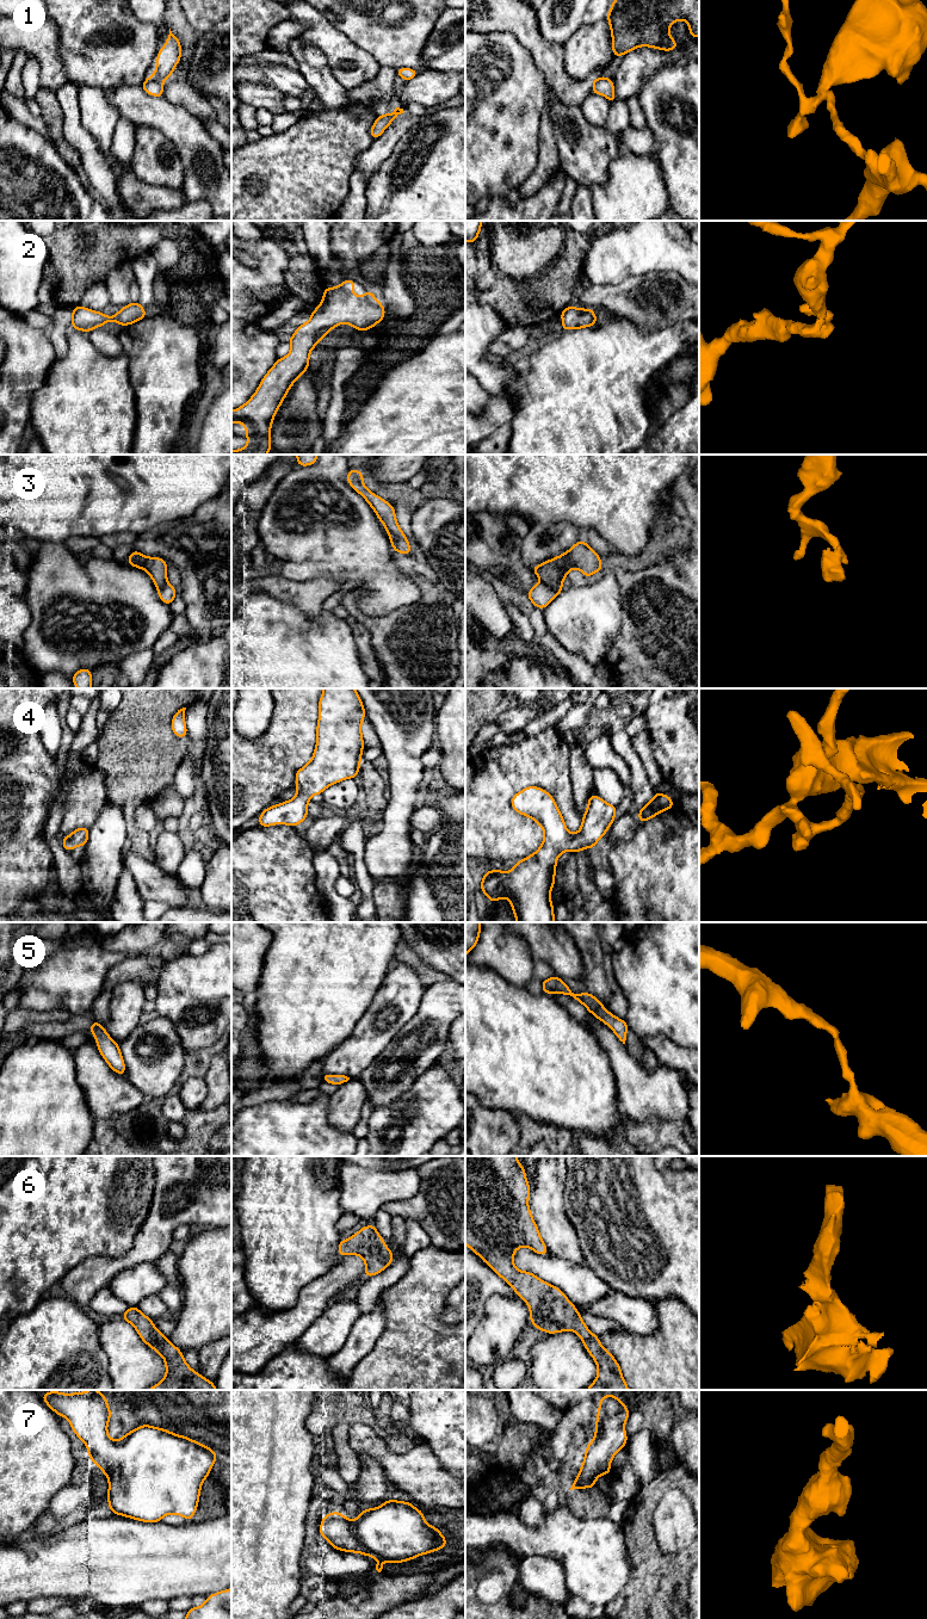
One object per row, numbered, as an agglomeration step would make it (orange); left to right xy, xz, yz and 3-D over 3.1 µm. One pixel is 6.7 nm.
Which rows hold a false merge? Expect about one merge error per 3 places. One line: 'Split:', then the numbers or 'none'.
Split: 1, 3

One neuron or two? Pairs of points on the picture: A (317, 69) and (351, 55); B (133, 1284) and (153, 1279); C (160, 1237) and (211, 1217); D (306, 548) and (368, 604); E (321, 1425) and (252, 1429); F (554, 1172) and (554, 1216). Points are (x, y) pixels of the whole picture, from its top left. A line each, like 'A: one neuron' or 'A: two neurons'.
A: two neurons
B: one neuron
C: one neuron
D: one neuron
E: two neurons
F: one neuron

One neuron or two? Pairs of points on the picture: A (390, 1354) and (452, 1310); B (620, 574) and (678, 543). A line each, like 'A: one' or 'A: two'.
A: two
B: two

